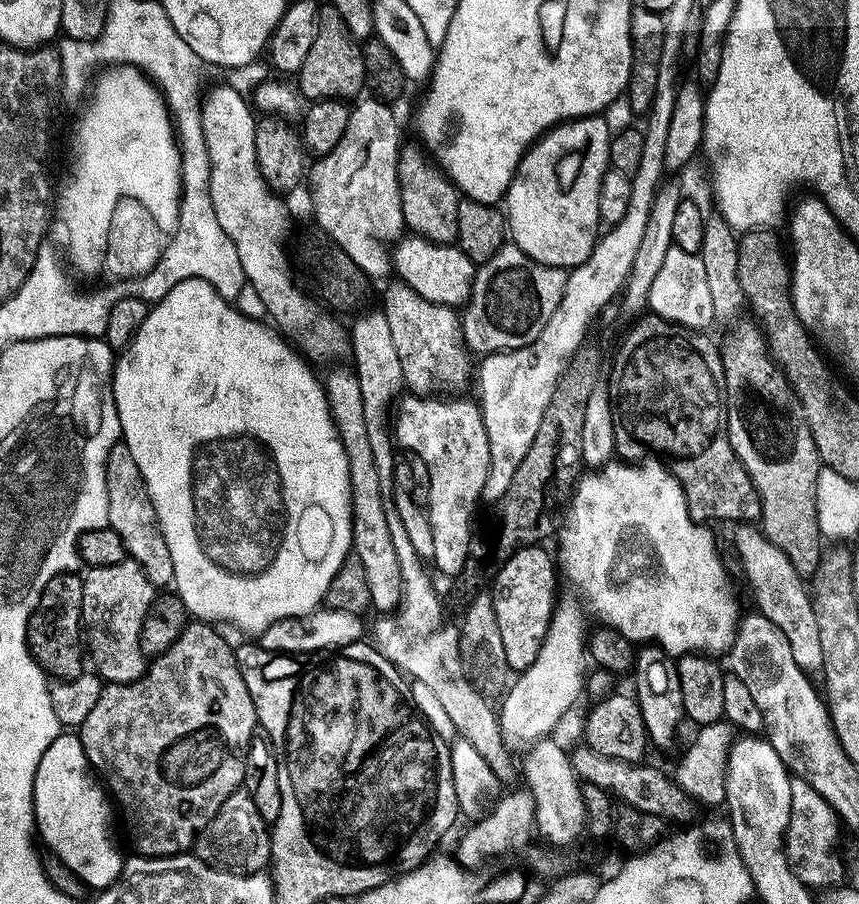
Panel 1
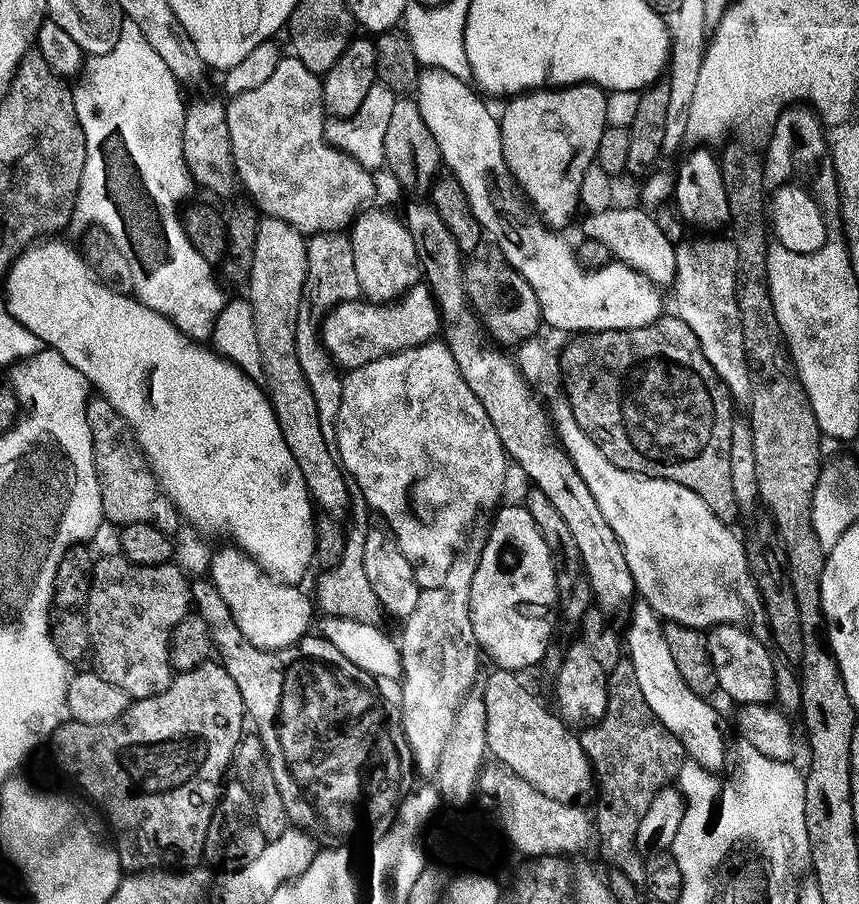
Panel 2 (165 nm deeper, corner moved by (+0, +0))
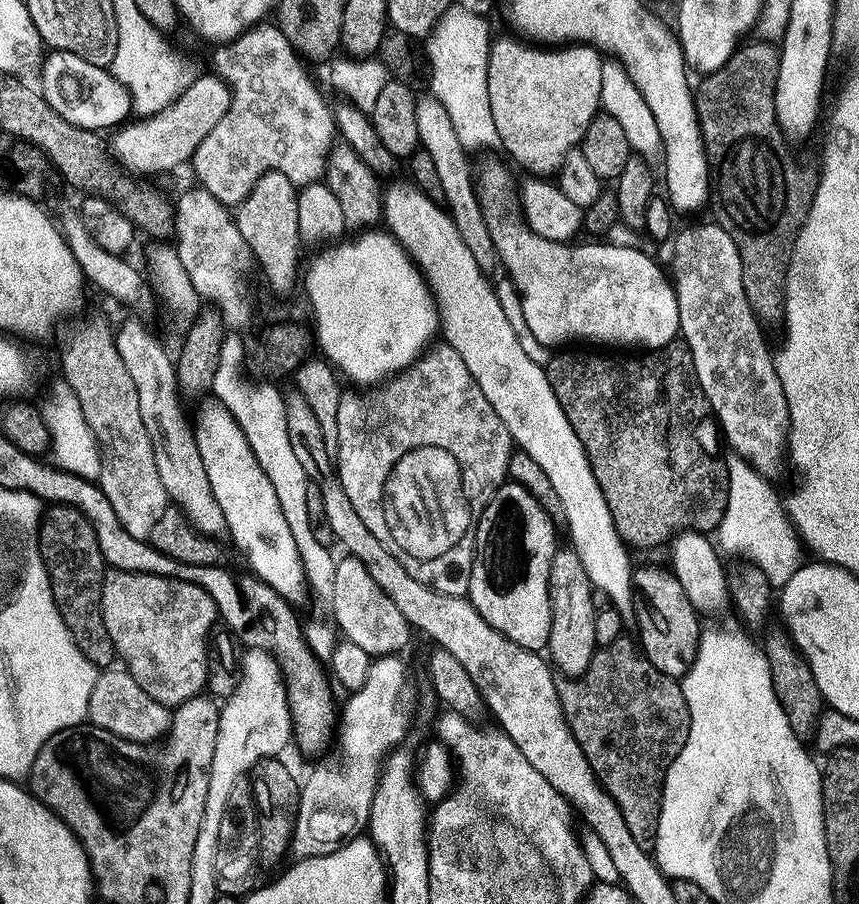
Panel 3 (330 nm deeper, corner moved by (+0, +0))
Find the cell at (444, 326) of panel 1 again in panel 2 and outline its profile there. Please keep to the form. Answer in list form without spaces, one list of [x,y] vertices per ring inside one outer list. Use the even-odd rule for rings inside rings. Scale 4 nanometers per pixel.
[[[376,207],[359,213],[350,228],[355,273],[362,293],[369,301],[392,302],[413,284],[421,283],[420,252],[407,223],[394,213]]]

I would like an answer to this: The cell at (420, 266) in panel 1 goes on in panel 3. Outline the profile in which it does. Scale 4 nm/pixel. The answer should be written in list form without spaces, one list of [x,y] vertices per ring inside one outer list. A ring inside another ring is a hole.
[[[261,22],[236,40],[221,43],[217,48],[220,49],[212,56],[212,64],[216,68],[212,68],[215,75],[228,84],[232,101],[225,116],[202,139],[191,158],[190,169],[196,175],[195,183],[225,206],[243,202],[263,172],[286,174],[286,178],[290,178],[290,182],[297,186],[317,183],[325,175],[328,154],[338,136],[336,120],[332,117],[330,104],[324,101],[323,94],[308,77],[304,69],[305,61],[292,49],[286,34],[282,34],[275,23]]]

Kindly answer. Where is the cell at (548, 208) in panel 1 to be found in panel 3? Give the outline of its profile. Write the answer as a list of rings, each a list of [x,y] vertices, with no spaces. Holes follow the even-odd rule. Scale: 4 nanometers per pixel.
[[[497,35],[495,39],[493,39],[492,49],[488,55],[488,77],[486,78],[486,86],[490,94],[490,114],[494,114],[494,126],[498,130],[500,148],[503,149],[503,151],[508,151],[509,154],[512,155],[513,161],[511,160],[511,163],[515,165],[517,169],[519,169],[518,167],[525,168],[528,174],[531,174],[533,177],[548,178],[553,174],[559,173],[562,162],[566,158],[566,154],[570,154],[577,145],[579,145],[581,138],[586,134],[586,126],[590,126],[590,122],[601,111],[600,95],[602,94],[602,70],[604,69],[606,60],[600,49],[593,48],[591,44],[537,46],[531,42],[525,42],[515,35],[507,35],[508,36]]]

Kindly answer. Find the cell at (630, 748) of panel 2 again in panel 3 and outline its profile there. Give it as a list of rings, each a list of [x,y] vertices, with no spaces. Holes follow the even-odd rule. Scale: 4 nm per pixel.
[[[627,636],[599,647],[583,675],[559,677],[556,689],[573,737],[621,808],[634,841],[648,850],[656,843],[664,779],[686,746],[692,719],[679,681],[650,666]]]

